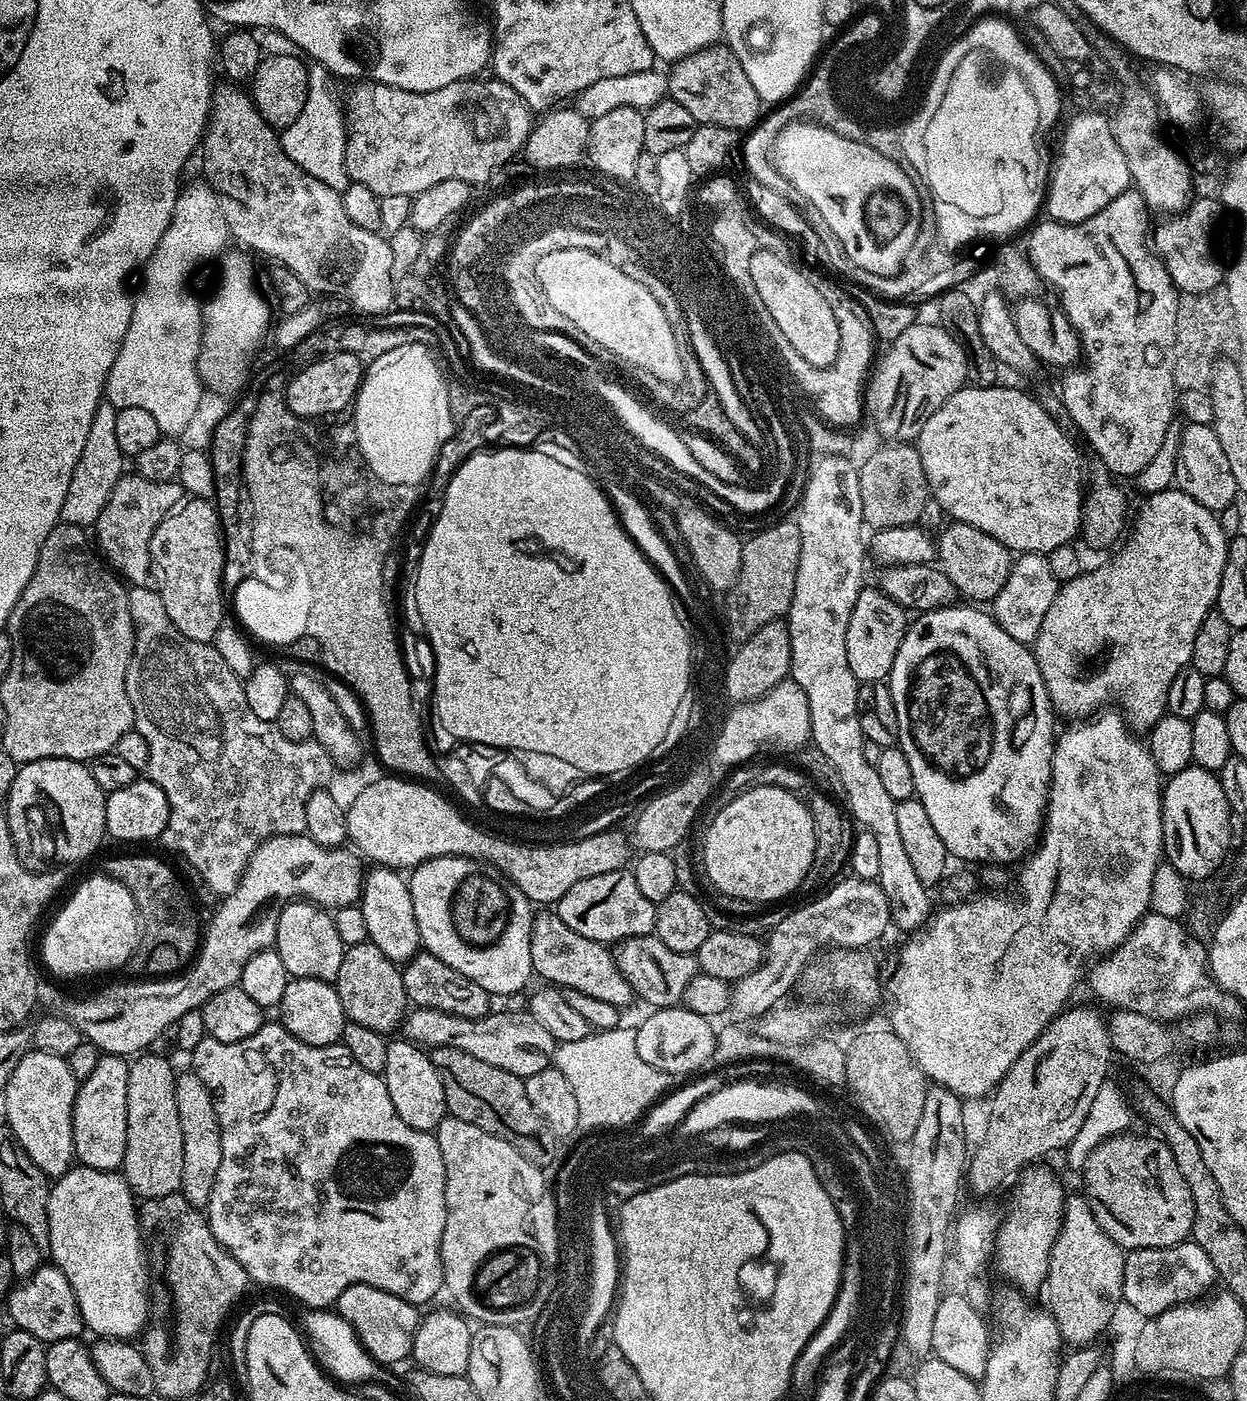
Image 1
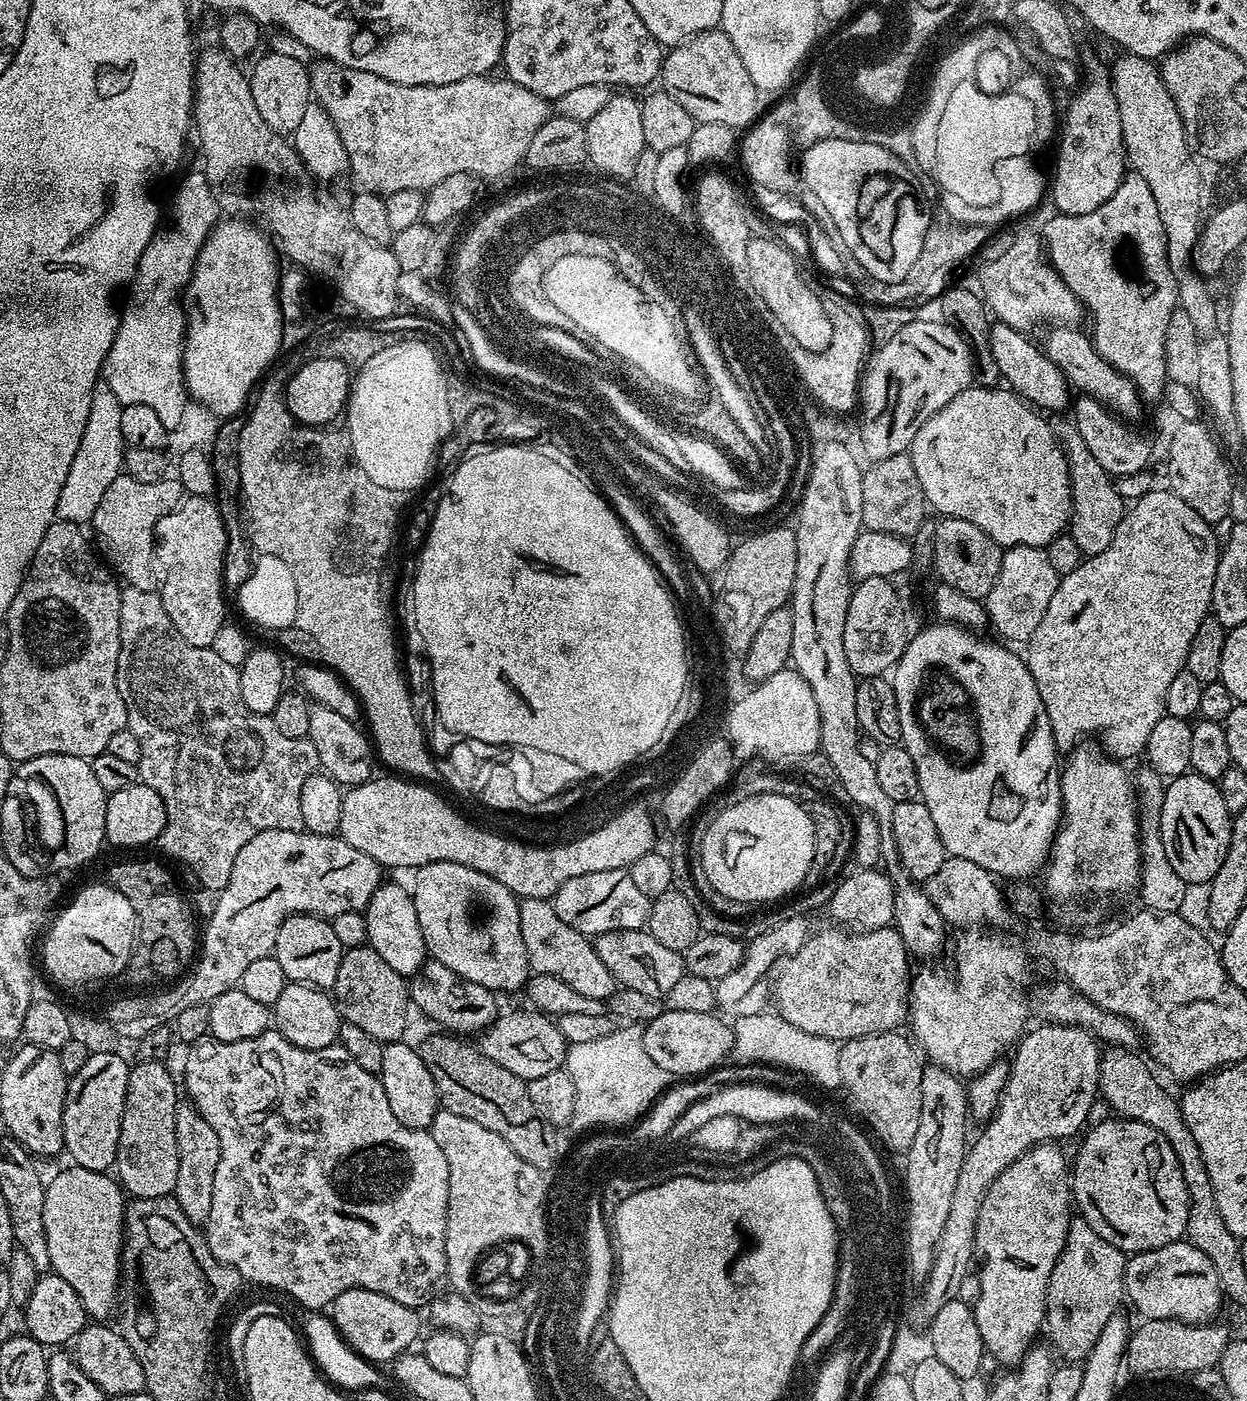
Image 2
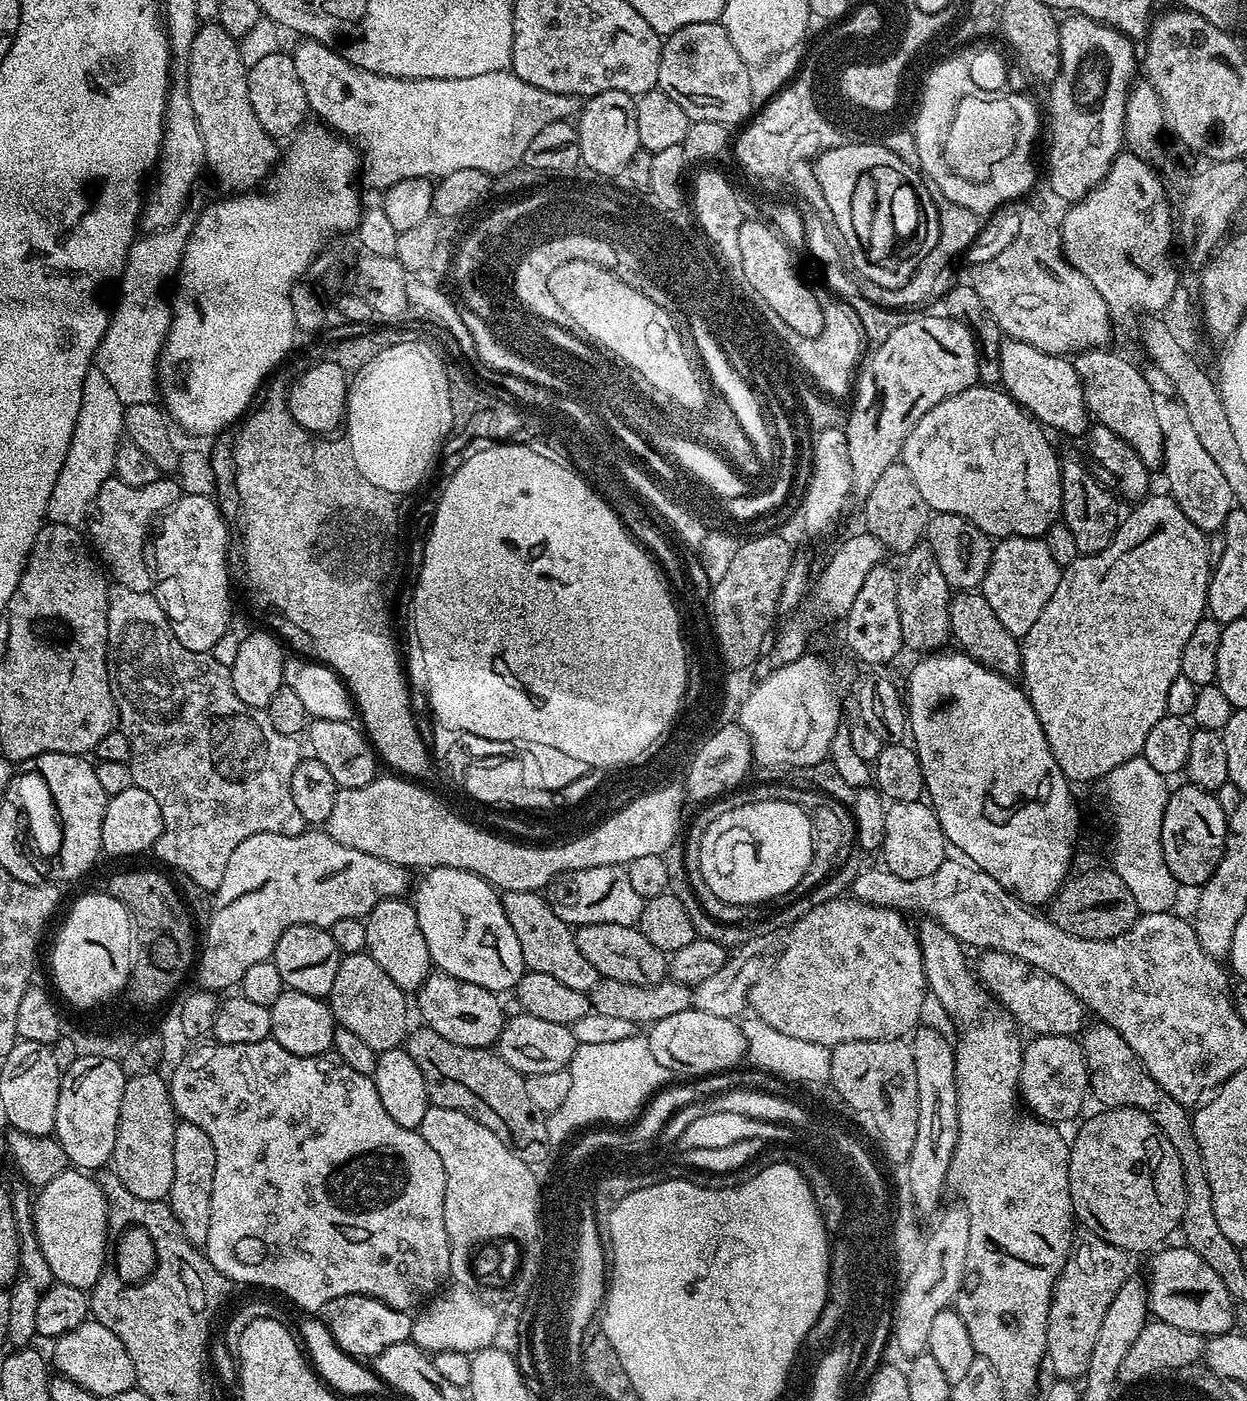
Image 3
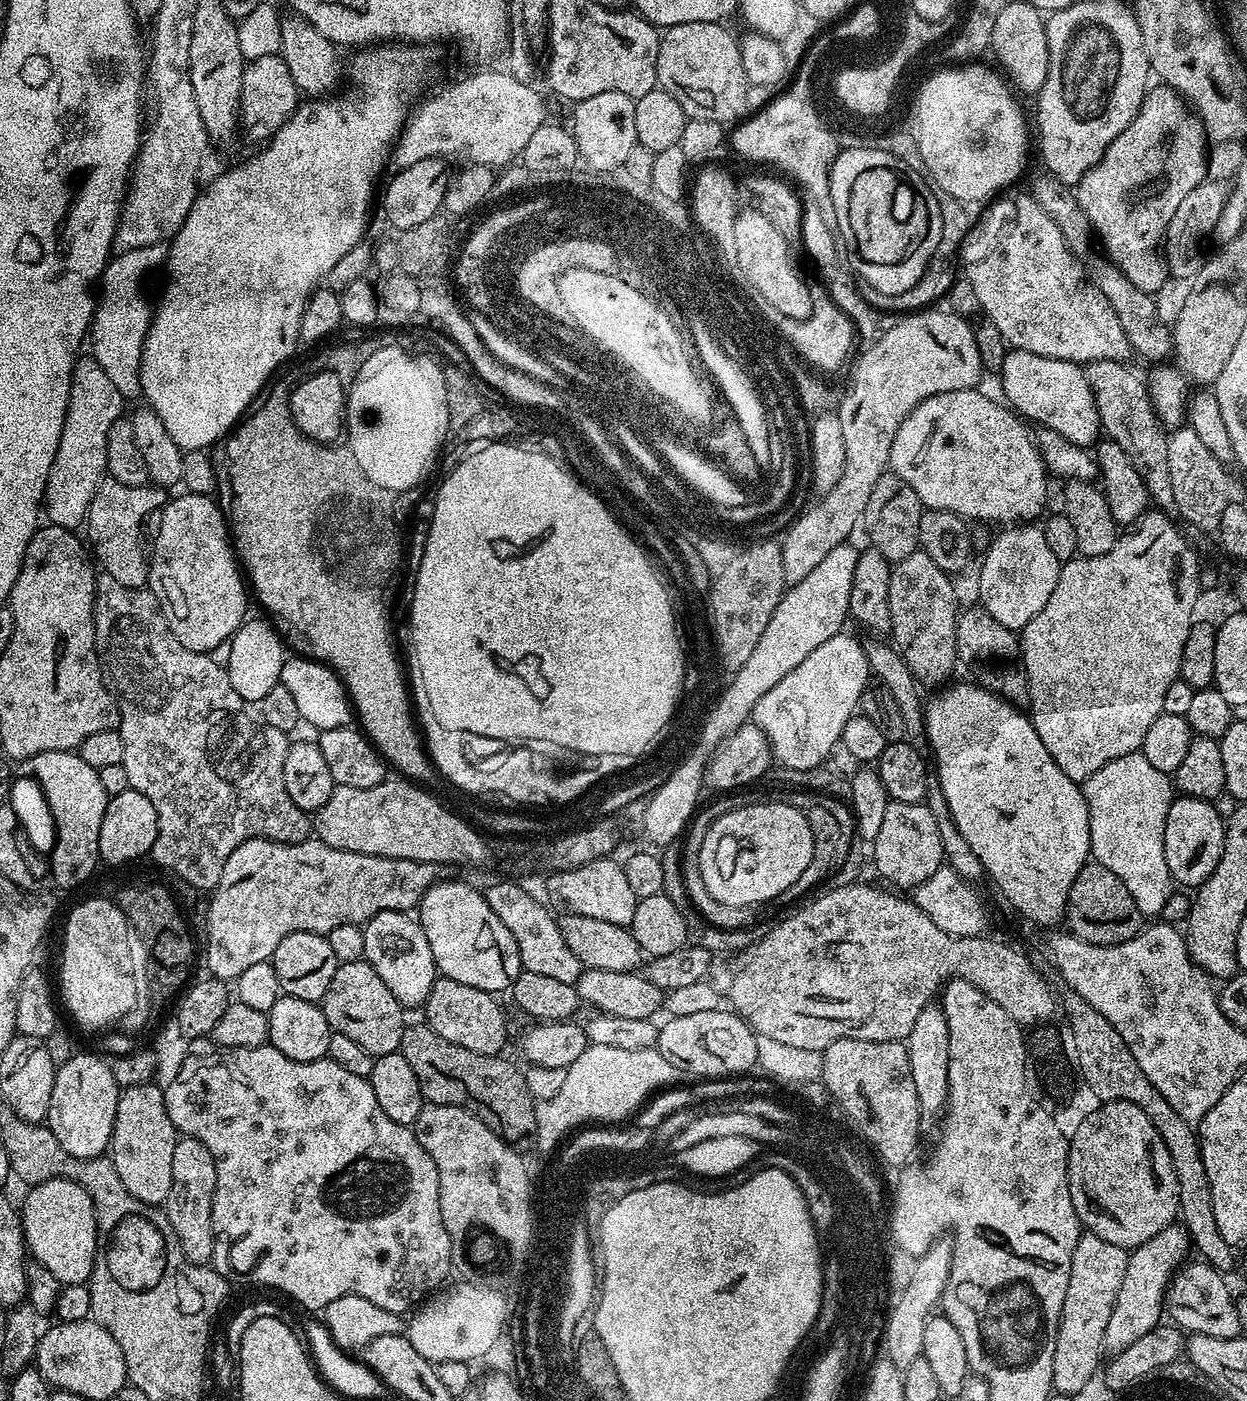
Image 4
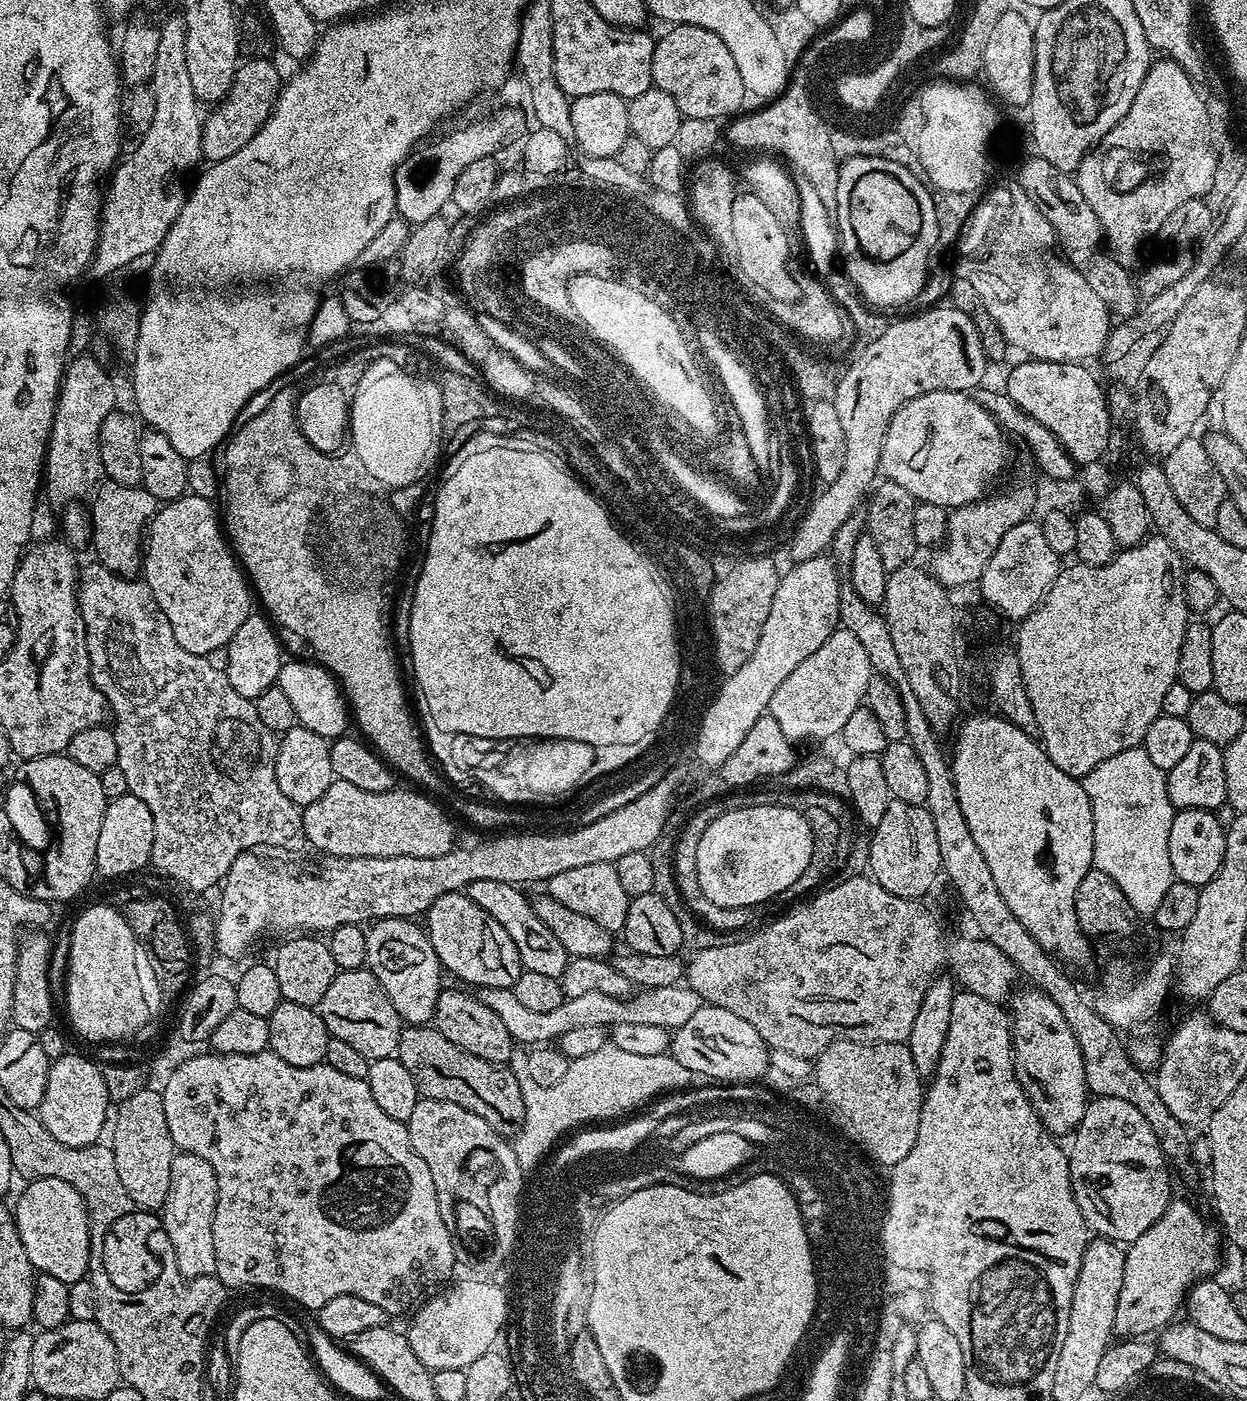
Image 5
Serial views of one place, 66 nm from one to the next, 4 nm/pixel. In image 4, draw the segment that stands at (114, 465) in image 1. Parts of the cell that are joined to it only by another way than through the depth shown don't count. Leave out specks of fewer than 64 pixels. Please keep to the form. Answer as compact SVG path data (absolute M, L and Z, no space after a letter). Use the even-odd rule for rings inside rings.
M91 354L81 355L72 371L66 422L62 426L62 436L58 438L58 452L54 454L54 464L50 466L50 474L46 478L42 512L47 523L76 530L79 529L79 524L81 527L87 521L88 507L94 498L94 490L98 490L108 471L106 438L110 438L110 426L114 426L114 422L125 415L124 407L126 407L125 398L122 394L118 394L114 382L110 382L110 377L106 375L106 370L98 366L98 362Z

